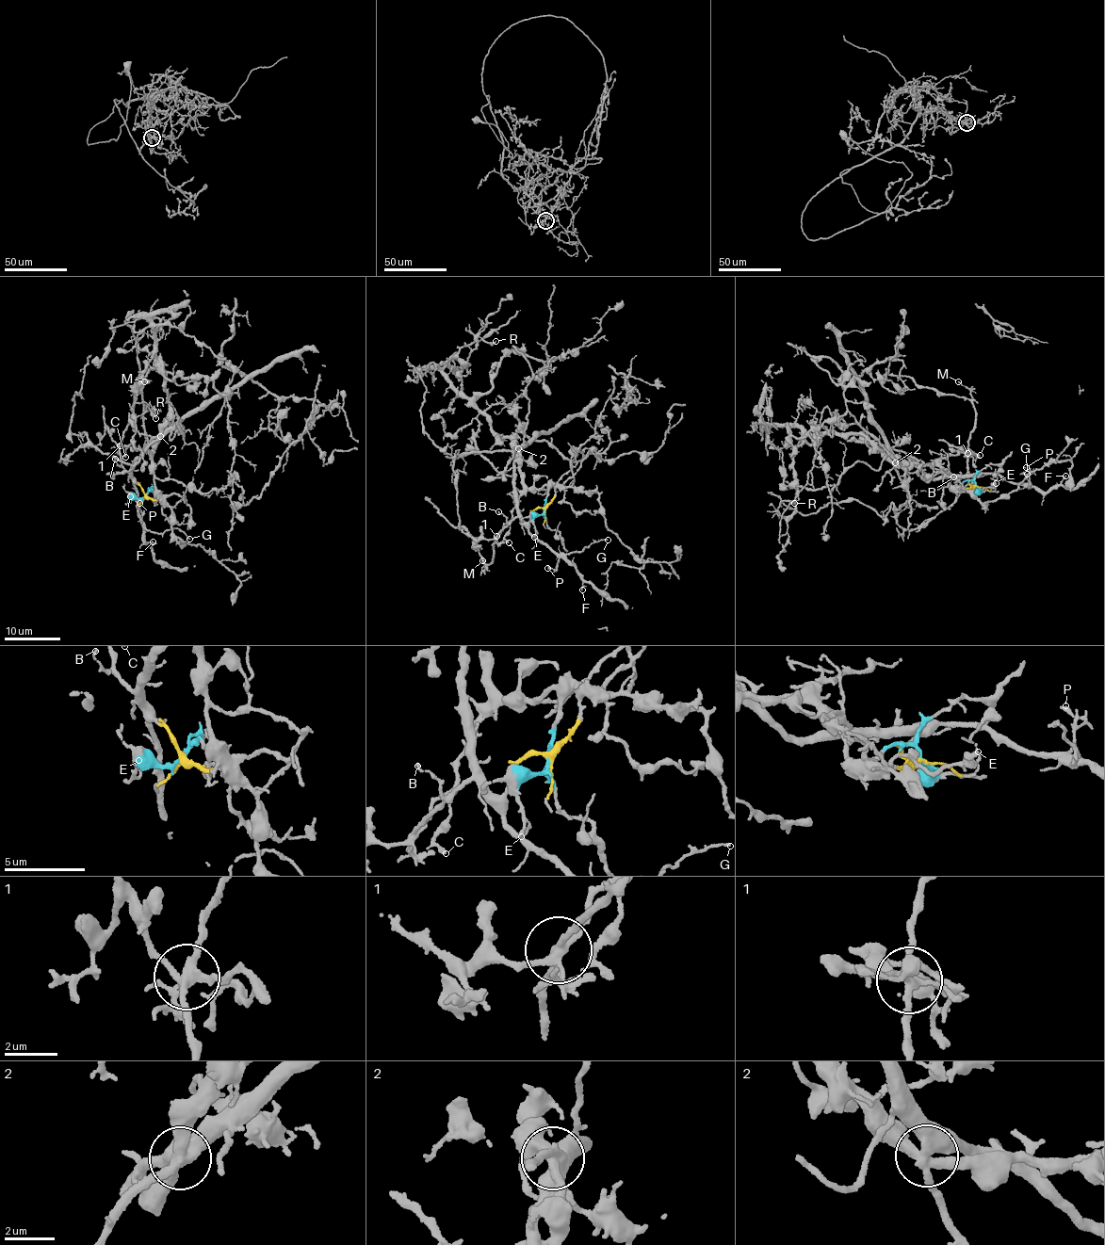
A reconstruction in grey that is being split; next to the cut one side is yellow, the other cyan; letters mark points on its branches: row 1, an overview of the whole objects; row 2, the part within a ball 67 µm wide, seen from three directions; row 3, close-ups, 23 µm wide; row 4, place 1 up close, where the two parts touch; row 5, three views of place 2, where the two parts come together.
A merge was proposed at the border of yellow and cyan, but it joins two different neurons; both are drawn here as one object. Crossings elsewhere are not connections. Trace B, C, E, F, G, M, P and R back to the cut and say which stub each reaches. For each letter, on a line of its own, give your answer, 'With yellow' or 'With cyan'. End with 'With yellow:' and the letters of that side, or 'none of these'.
B: With yellow
C: With cyan
E: With cyan
F: With yellow
G: With yellow
M: With yellow
P: With yellow
R: With cyan
With yellow: B, F, G, M, P

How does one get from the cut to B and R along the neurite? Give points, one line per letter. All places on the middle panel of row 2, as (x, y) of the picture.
B: (545, 509), (535, 510), (525, 522), (516, 518), (507, 522), (498, 511)
R: (545, 509), (546, 486), (525, 485), (518, 445), (463, 392), (469, 332), (496, 340)

